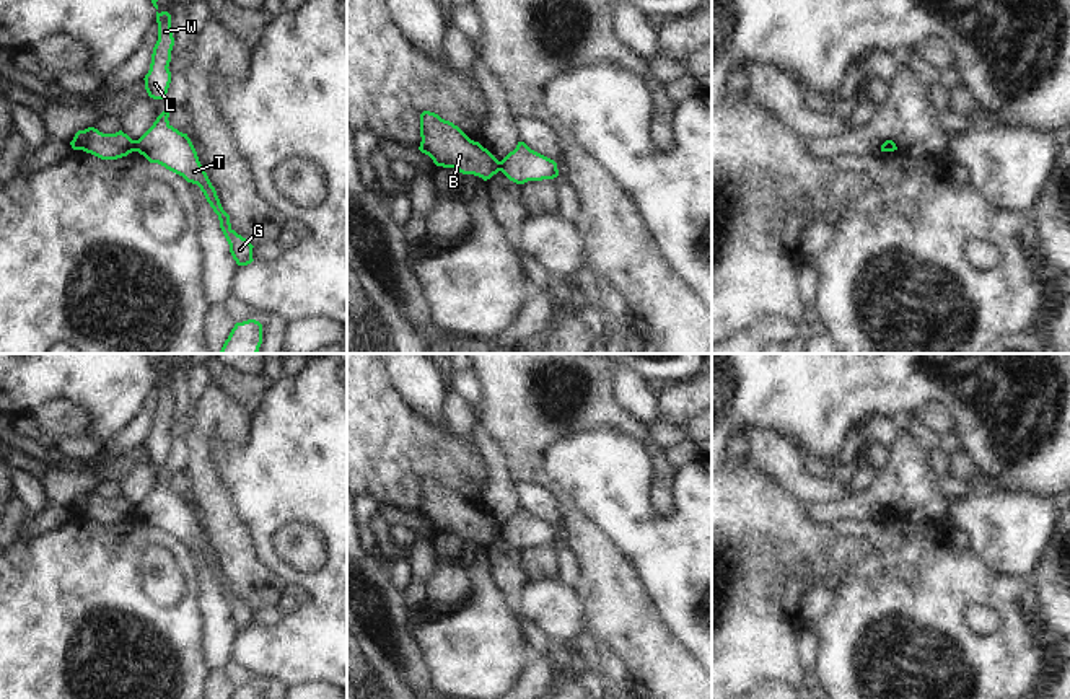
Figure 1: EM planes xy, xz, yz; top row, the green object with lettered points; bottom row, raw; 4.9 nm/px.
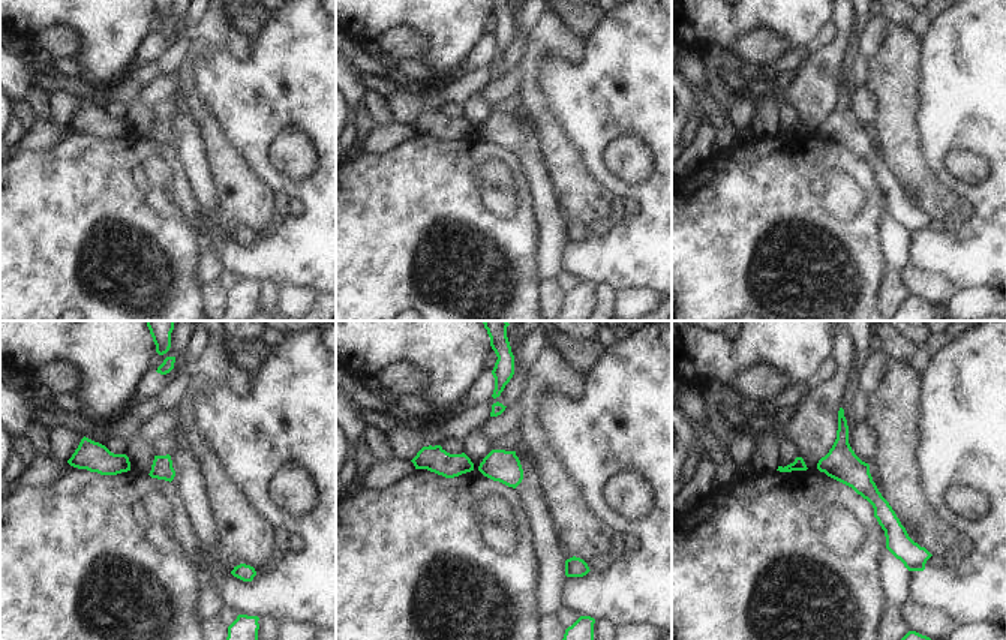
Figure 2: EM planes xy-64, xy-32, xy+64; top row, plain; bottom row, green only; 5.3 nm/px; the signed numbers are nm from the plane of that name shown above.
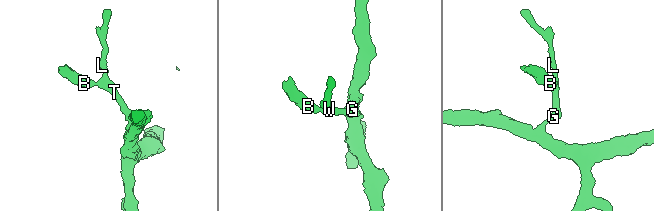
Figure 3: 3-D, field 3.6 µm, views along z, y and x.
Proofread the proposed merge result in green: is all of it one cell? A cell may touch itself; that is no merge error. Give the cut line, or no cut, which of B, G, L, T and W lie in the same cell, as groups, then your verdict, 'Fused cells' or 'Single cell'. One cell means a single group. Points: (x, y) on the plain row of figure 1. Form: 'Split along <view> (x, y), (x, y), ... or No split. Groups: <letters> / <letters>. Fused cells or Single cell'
Split along xy (134, 505), (137, 515). Groups: B / G L T W. Fused cells

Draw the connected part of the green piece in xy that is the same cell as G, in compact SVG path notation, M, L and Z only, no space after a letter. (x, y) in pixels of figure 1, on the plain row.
M163 476L153 490L135 505L135 513L150 528L158 528L166 534L182 541L187 547L197 549L207 567L218 580L220 593L230 609L230 618L238 631L248 631L252 624L252 609L238 600L230 588L230 580L223 575L215 552L212 551L197 517L187 499L174 494L168 482L169 476Z

